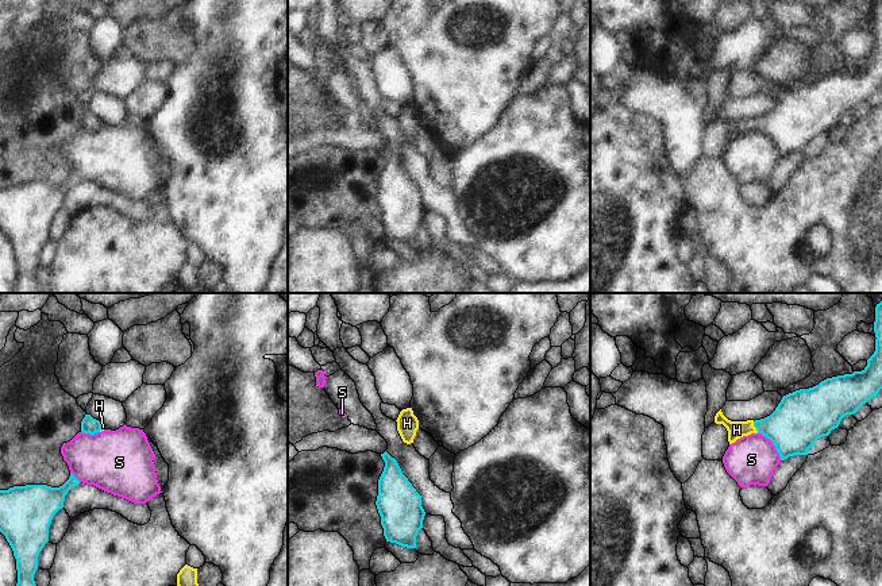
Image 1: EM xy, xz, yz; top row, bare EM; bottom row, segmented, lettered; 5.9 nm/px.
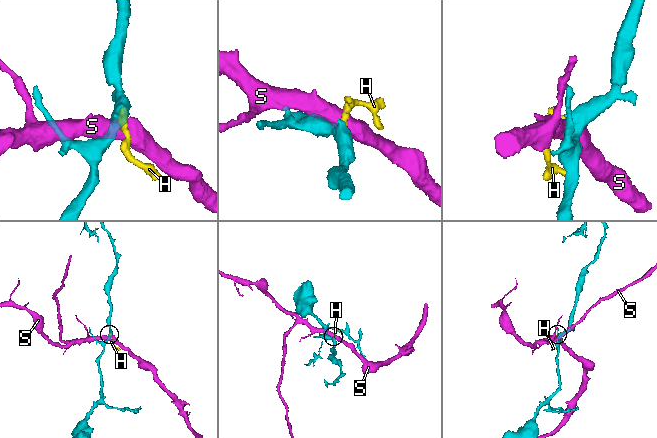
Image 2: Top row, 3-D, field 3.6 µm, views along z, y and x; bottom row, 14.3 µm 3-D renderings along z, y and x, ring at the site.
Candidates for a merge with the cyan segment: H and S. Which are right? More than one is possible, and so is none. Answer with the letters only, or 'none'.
H

